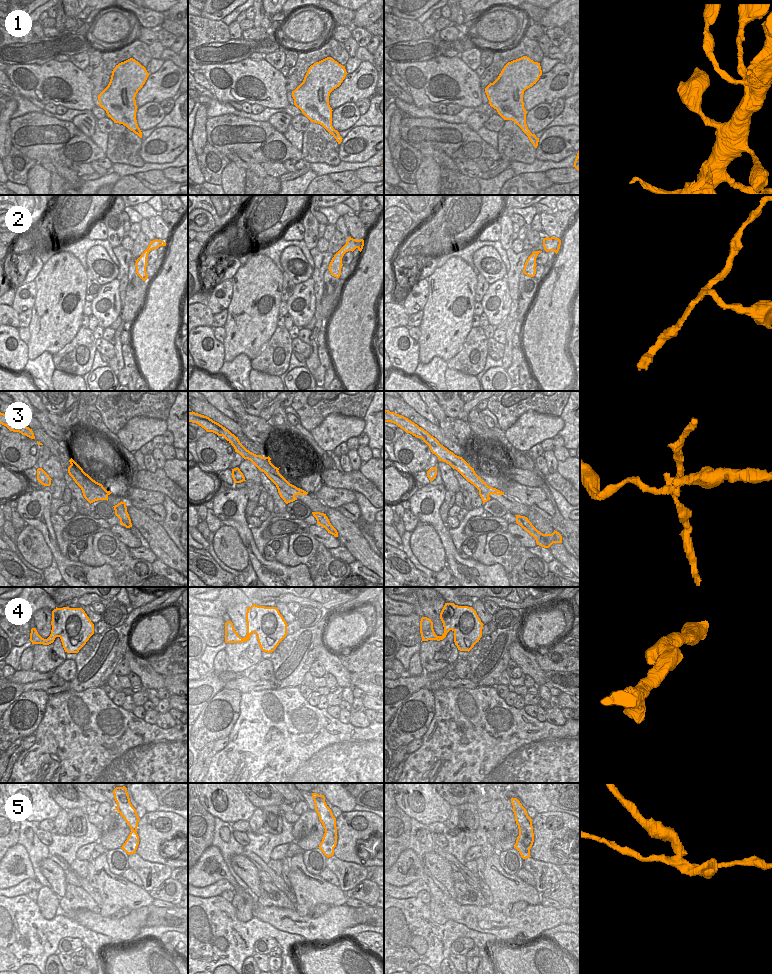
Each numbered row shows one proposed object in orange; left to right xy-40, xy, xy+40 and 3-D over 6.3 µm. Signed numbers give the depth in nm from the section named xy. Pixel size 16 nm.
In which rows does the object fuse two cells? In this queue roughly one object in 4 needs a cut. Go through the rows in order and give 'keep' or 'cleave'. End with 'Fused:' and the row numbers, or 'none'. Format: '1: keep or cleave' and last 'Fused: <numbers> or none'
1: keep
2: keep
3: cleave
4: keep
5: cleave
Fused: 3, 5

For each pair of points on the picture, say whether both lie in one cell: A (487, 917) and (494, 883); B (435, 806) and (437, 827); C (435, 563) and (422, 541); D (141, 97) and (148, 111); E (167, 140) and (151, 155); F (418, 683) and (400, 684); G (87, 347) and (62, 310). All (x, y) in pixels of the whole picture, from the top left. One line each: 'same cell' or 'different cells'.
A: different cells
B: different cells
C: same cell
D: different cells
E: same cell
F: same cell
G: different cells

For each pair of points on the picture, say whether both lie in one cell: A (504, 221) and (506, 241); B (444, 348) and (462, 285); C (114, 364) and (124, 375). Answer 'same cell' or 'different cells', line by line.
A: same cell
B: same cell
C: different cells

